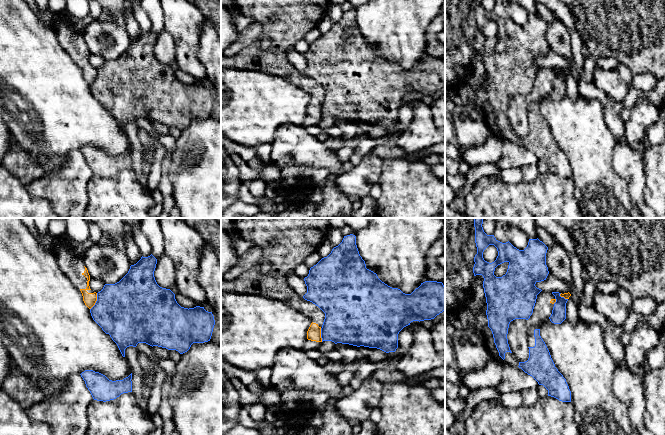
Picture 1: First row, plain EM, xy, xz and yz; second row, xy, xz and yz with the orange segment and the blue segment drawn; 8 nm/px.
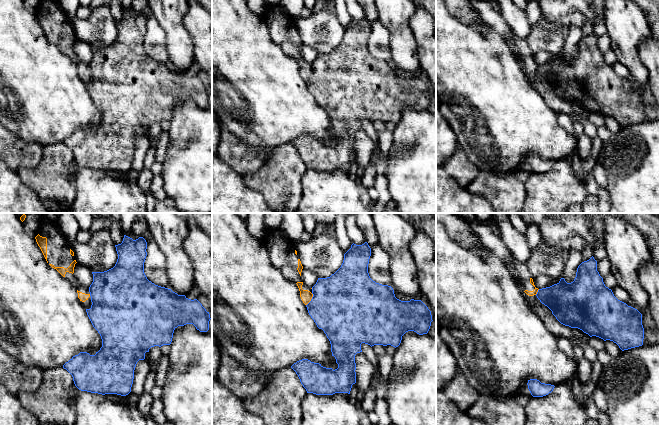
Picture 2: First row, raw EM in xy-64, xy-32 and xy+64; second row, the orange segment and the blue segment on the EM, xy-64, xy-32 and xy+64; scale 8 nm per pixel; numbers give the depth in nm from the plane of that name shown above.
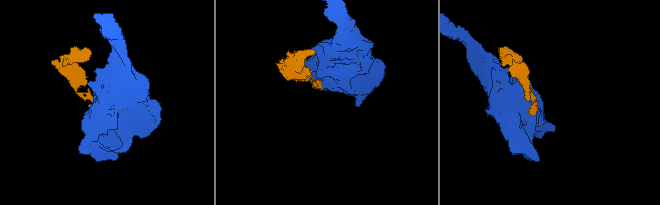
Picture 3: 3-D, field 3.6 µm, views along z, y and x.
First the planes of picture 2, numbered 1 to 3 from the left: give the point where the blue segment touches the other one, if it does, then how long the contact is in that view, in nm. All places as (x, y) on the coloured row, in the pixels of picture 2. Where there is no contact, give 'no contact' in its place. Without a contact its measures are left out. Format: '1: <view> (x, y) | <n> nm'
1: no contact
2: xy-32 (311, 298) | 120 nm
3: xy+64 (537, 291) | 60 nm

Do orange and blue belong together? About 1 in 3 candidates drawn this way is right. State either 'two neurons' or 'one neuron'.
two neurons

